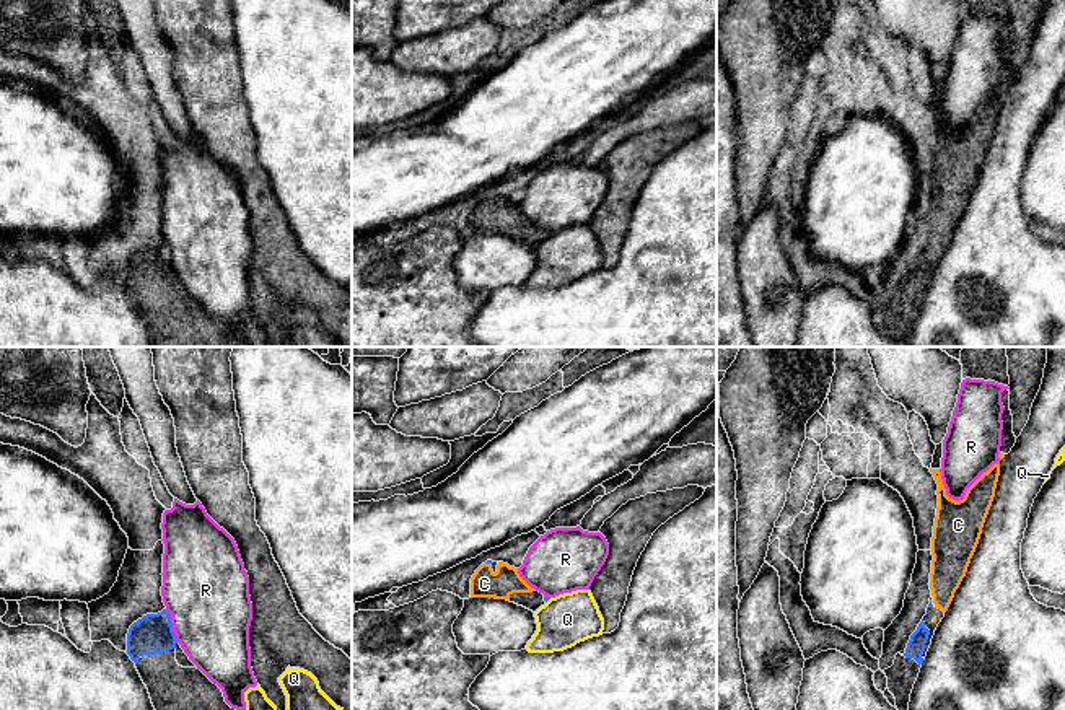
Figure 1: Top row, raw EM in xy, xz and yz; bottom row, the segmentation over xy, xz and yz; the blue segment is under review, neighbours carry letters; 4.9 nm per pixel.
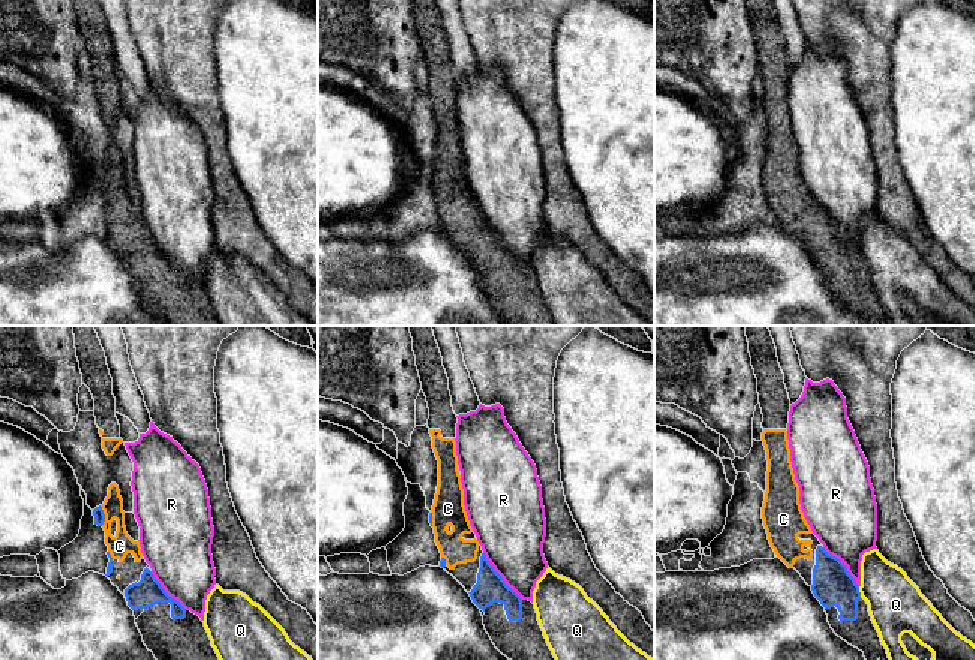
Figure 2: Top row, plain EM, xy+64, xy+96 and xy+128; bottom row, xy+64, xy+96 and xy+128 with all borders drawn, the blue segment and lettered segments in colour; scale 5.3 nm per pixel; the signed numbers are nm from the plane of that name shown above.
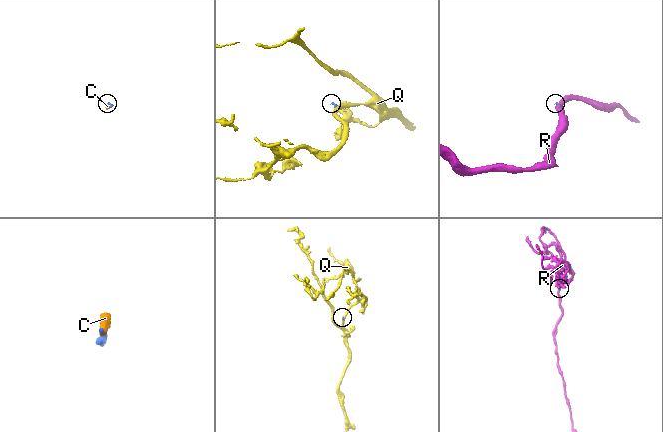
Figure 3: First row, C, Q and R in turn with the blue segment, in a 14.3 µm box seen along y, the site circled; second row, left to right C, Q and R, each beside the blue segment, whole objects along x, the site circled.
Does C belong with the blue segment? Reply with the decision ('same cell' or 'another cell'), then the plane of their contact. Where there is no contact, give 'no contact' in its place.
same cell; contact in xz

